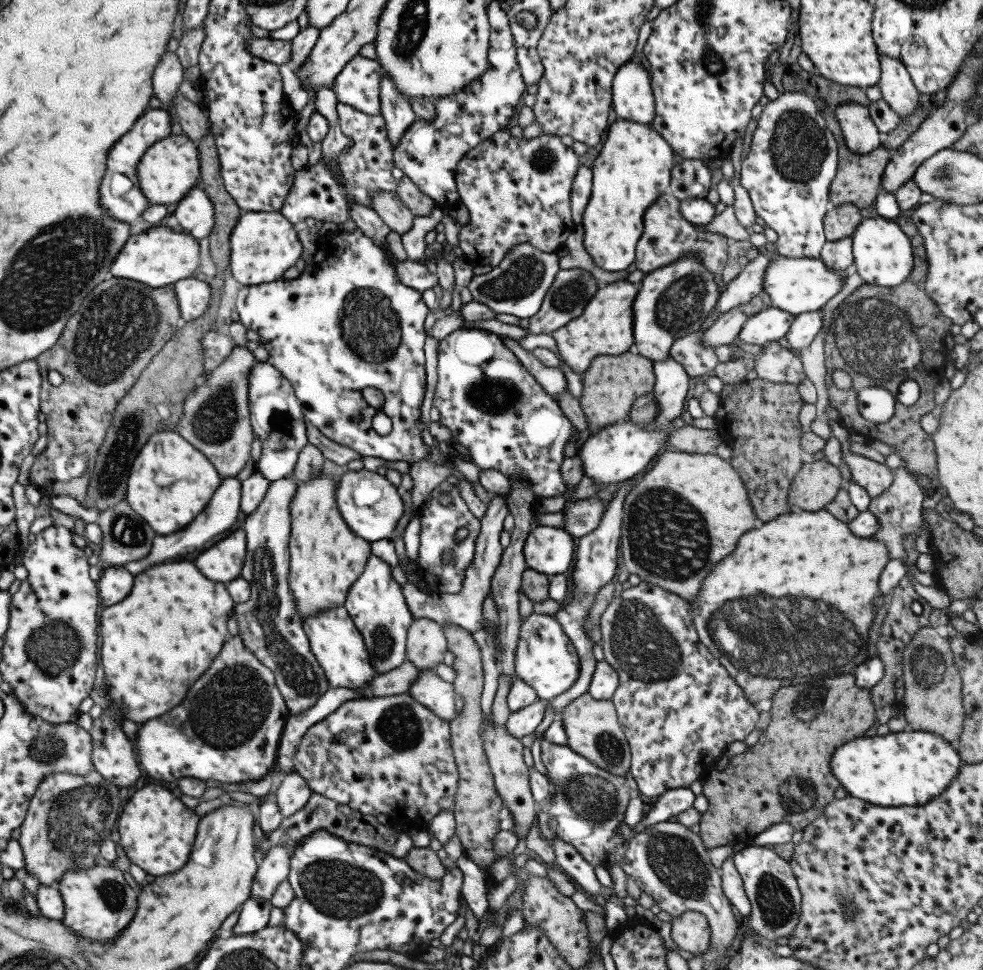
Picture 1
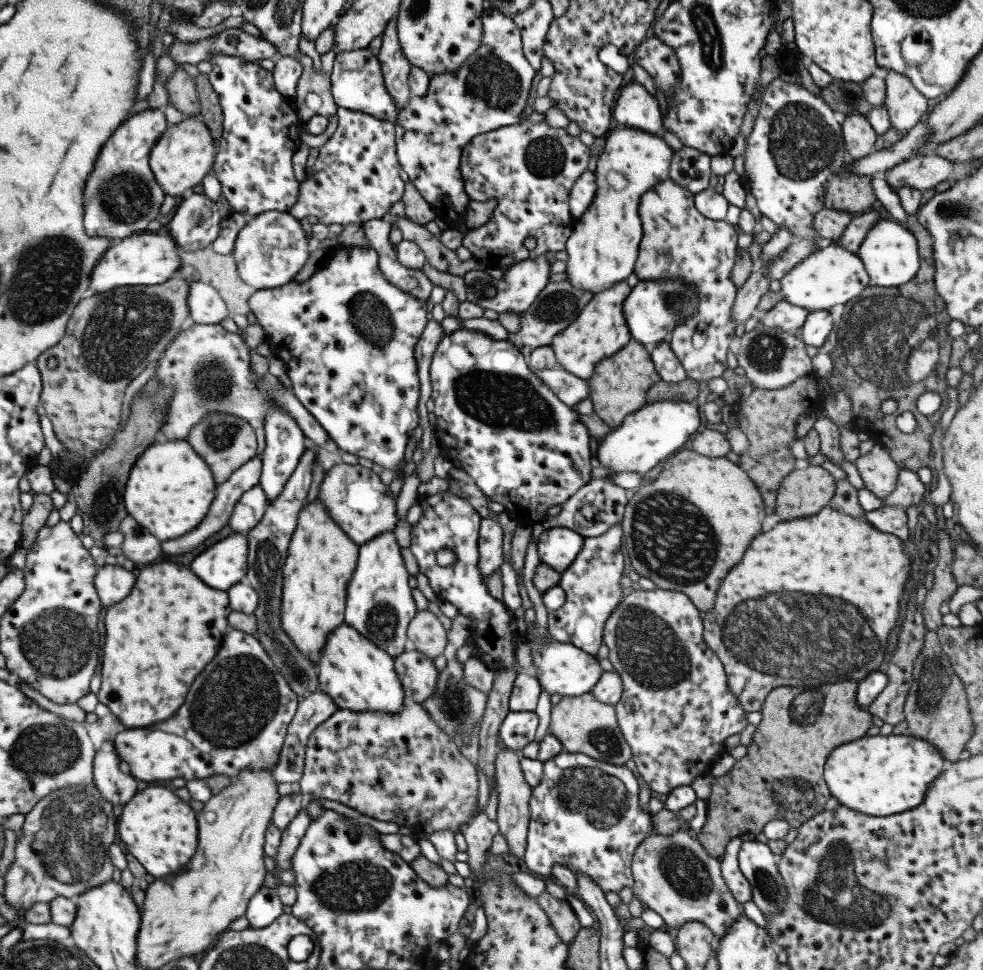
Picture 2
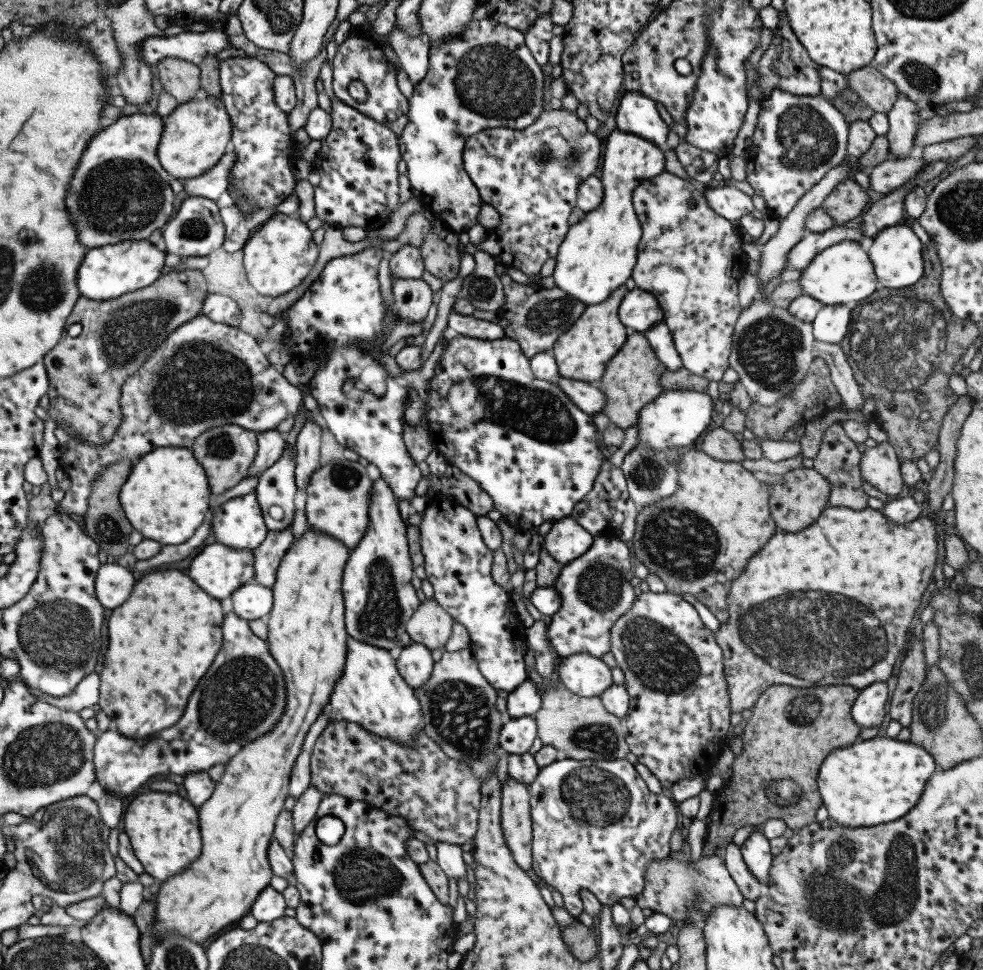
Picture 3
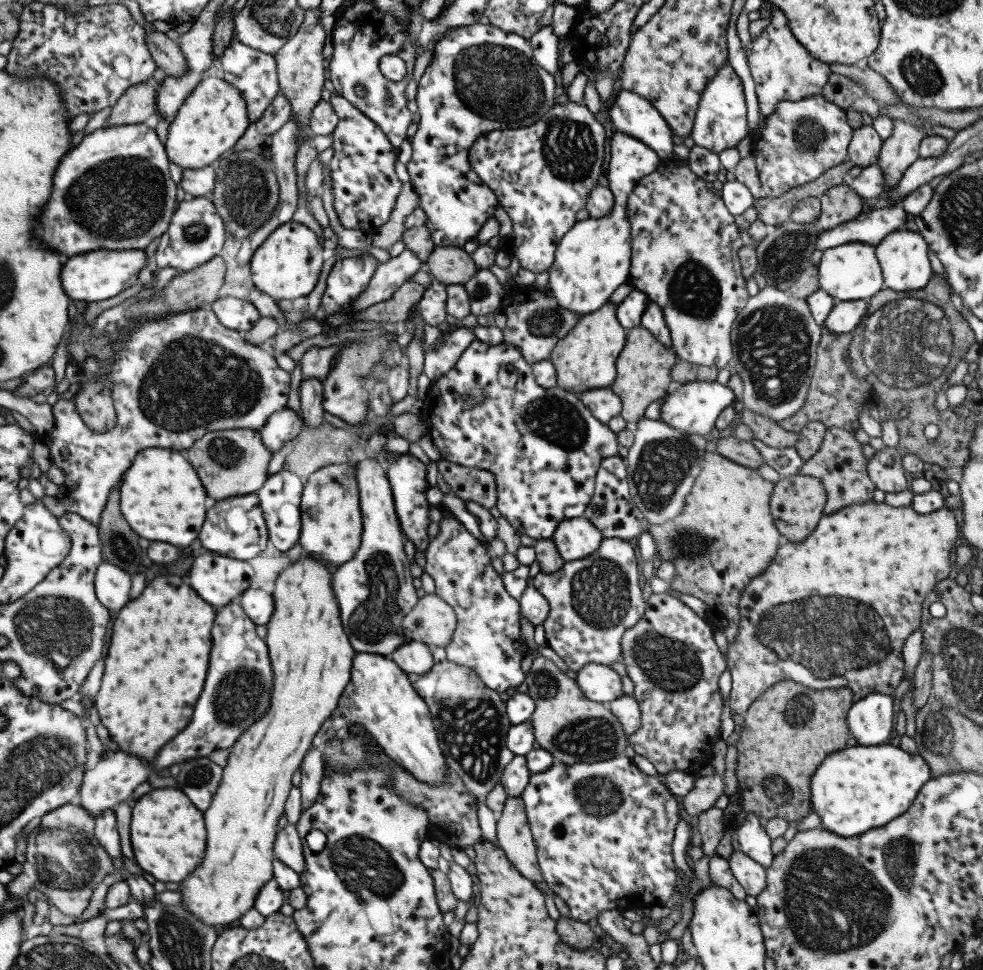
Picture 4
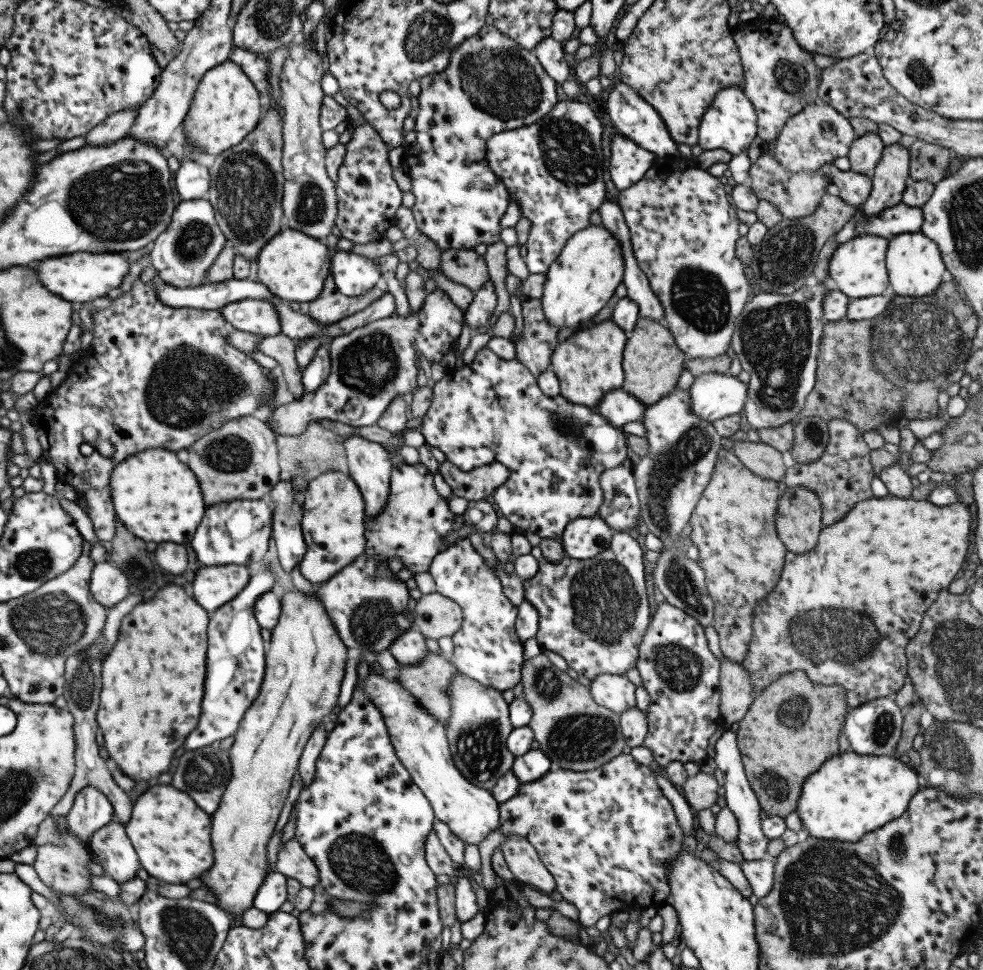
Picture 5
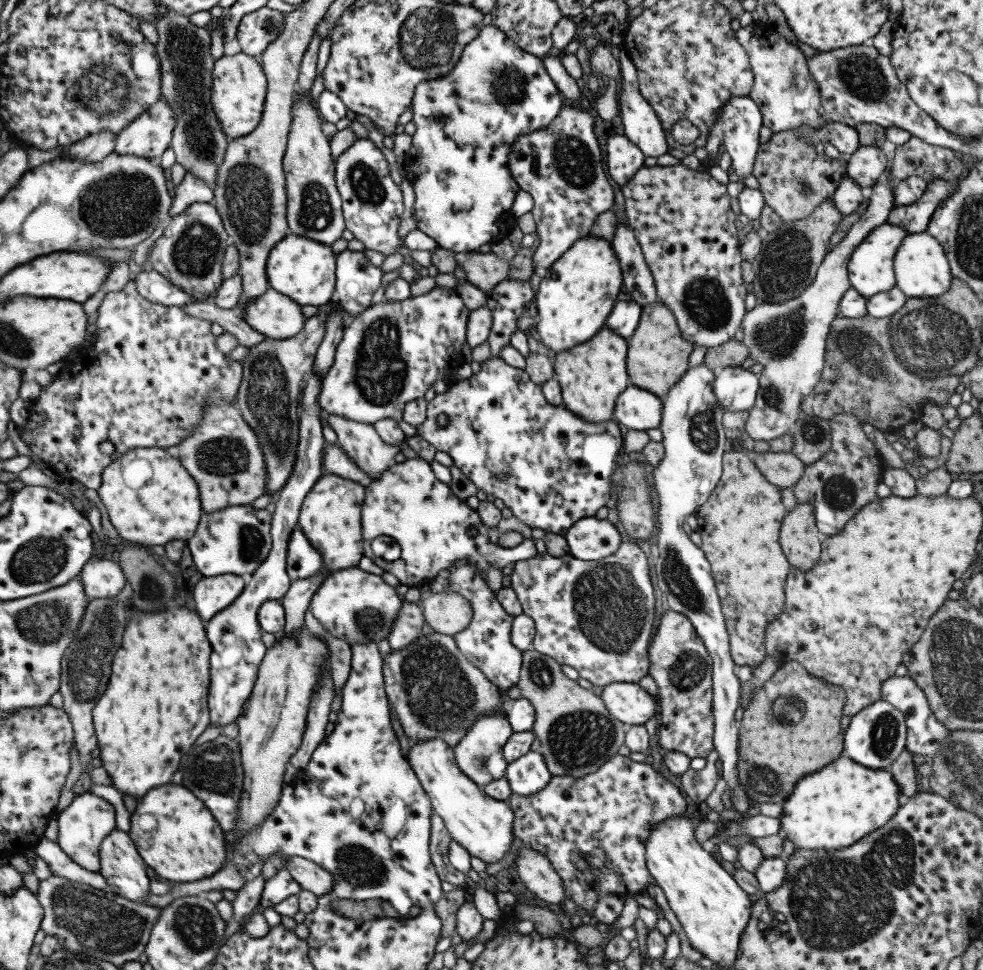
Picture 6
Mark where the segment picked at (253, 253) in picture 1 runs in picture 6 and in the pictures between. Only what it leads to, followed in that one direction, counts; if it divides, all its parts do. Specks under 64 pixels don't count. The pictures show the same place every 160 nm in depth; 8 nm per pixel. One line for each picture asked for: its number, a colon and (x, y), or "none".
2: (270, 249)
3: (279, 253)
4: (286, 264)
5: (292, 265)
6: (300, 268)

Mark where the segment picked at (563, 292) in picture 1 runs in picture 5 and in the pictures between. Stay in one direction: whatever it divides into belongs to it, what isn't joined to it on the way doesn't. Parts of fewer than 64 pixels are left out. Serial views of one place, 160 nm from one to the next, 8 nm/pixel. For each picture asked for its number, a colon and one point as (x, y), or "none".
2: (558, 304)
3: (537, 316)
4: (535, 321)
5: (533, 347)

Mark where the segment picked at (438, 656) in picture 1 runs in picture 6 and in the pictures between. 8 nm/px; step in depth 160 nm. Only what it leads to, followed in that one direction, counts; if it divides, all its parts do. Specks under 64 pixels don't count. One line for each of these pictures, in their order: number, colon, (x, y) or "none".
2: (425, 631)
3: (430, 626)
4: (431, 621)
5: (435, 616)
6: (447, 613)

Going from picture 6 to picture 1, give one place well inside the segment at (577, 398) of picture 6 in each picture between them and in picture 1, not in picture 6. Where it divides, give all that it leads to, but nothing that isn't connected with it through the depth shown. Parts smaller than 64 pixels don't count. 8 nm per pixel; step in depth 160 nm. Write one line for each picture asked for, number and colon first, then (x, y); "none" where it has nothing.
1: (605, 327)
2: (600, 330)
3: (581, 353)
4: (584, 358)
5: (587, 364)

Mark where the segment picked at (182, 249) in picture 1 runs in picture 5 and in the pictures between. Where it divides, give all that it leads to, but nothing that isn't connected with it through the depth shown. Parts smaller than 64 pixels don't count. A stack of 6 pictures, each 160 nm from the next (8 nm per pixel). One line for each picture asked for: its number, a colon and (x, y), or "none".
2: (144, 258)
3: (107, 271)
4: (96, 275)
5: (79, 277)

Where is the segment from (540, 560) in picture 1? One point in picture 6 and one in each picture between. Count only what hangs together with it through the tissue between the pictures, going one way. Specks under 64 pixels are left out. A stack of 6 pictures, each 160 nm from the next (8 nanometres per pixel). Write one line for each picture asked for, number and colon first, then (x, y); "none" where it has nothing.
2: (556, 547)
3: (565, 540)
4: (574, 538)
5: (582, 538)
6: (589, 538)

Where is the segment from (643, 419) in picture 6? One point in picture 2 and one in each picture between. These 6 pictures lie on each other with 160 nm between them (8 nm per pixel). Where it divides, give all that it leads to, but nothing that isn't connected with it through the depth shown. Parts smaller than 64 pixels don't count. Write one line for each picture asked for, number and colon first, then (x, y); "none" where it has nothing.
2: (569, 389)
3: (587, 397)
4: (602, 403)
5: (618, 407)

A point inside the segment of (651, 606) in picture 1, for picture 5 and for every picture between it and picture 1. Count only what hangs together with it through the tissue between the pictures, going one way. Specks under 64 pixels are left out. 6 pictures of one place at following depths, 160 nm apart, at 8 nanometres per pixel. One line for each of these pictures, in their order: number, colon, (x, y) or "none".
2: (675, 711)
3: (678, 713)
4: (670, 656)
5: (680, 675)

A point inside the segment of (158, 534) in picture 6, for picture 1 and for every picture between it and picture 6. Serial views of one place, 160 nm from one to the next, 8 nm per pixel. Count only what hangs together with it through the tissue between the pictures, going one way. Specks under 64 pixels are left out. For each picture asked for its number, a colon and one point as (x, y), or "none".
1: (170, 481)
2: (169, 488)
3: (165, 497)
4: (161, 499)
5: (157, 498)

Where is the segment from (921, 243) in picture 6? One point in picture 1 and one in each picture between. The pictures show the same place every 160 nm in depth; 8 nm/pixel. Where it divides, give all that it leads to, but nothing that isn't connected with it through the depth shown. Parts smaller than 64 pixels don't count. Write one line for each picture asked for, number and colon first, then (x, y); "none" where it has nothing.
1: (882, 255)
2: (888, 252)
3: (895, 252)
4: (902, 255)
5: (914, 267)

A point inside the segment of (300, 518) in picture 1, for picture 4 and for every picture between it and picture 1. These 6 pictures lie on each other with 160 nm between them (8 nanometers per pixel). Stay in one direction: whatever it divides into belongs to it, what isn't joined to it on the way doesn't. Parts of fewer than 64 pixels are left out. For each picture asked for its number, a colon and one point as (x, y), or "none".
2: (320, 558)
3: (306, 637)
4: (310, 657)

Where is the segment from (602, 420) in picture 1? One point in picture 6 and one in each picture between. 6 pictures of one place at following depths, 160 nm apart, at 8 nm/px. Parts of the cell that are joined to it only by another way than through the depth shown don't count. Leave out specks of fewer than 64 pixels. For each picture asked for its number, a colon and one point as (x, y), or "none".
2: (618, 386)
3: (630, 380)
4: (643, 365)
5: (651, 363)
6: (656, 356)

